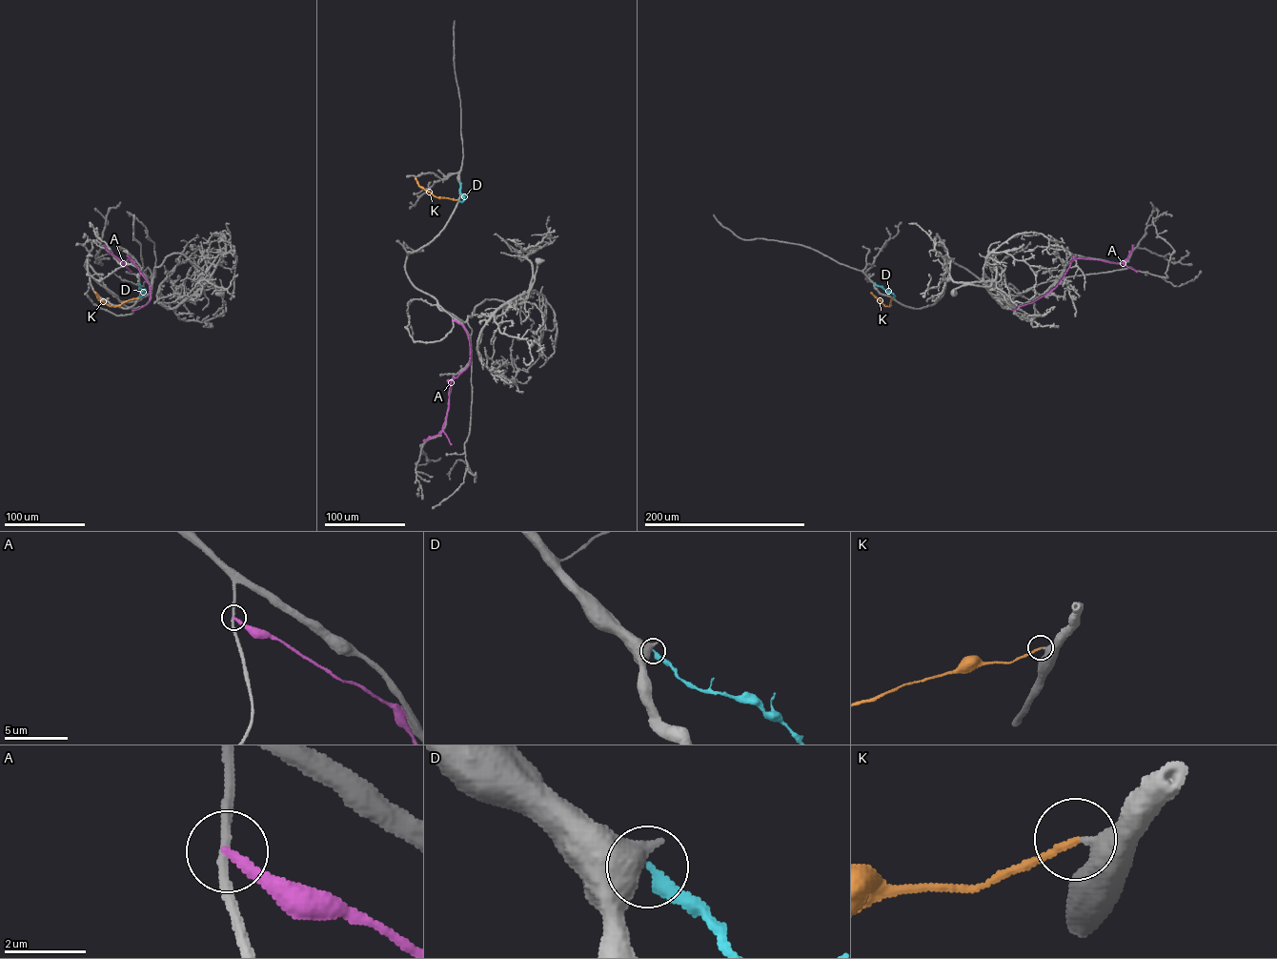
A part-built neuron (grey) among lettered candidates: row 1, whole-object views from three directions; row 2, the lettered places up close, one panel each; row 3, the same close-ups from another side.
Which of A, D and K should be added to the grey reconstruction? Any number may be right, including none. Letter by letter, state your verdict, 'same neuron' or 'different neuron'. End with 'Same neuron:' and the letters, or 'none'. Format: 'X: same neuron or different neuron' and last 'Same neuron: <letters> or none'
A: different neuron
D: different neuron
K: same neuron
Same neuron: K

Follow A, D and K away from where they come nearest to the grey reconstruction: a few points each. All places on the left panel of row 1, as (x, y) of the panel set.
A: (131, 310), (149, 301), (149, 285), (131, 259), (122, 263), (103, 245)
D: (139, 283), (139, 291), (144, 293), (137, 297)
K: (137, 297), (111, 306), (100, 300), (95, 292)

